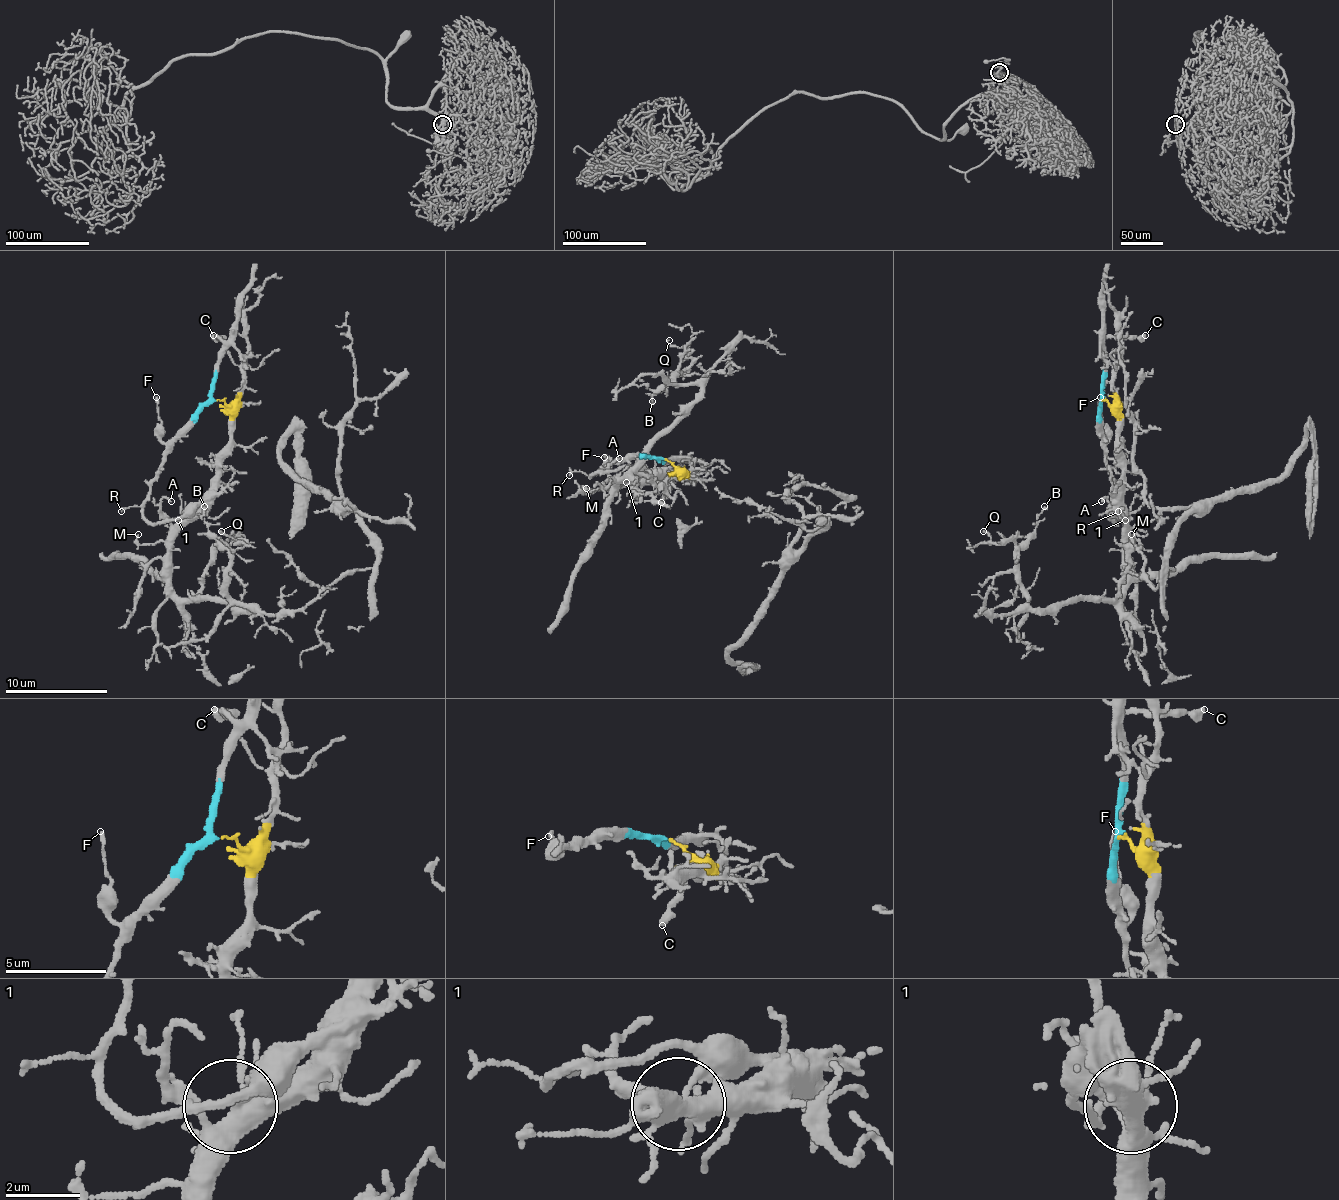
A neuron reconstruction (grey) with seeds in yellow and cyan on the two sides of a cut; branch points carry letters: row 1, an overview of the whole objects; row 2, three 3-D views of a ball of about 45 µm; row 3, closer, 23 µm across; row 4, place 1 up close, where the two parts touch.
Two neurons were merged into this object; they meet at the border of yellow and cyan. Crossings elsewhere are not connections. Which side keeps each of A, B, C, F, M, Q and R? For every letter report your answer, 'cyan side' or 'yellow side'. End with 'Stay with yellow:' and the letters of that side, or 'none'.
A: yellow side
B: yellow side
C: cyan side
F: cyan side
M: yellow side
Q: yellow side
R: cyan side
Stay with yellow: A, B, M, Q

